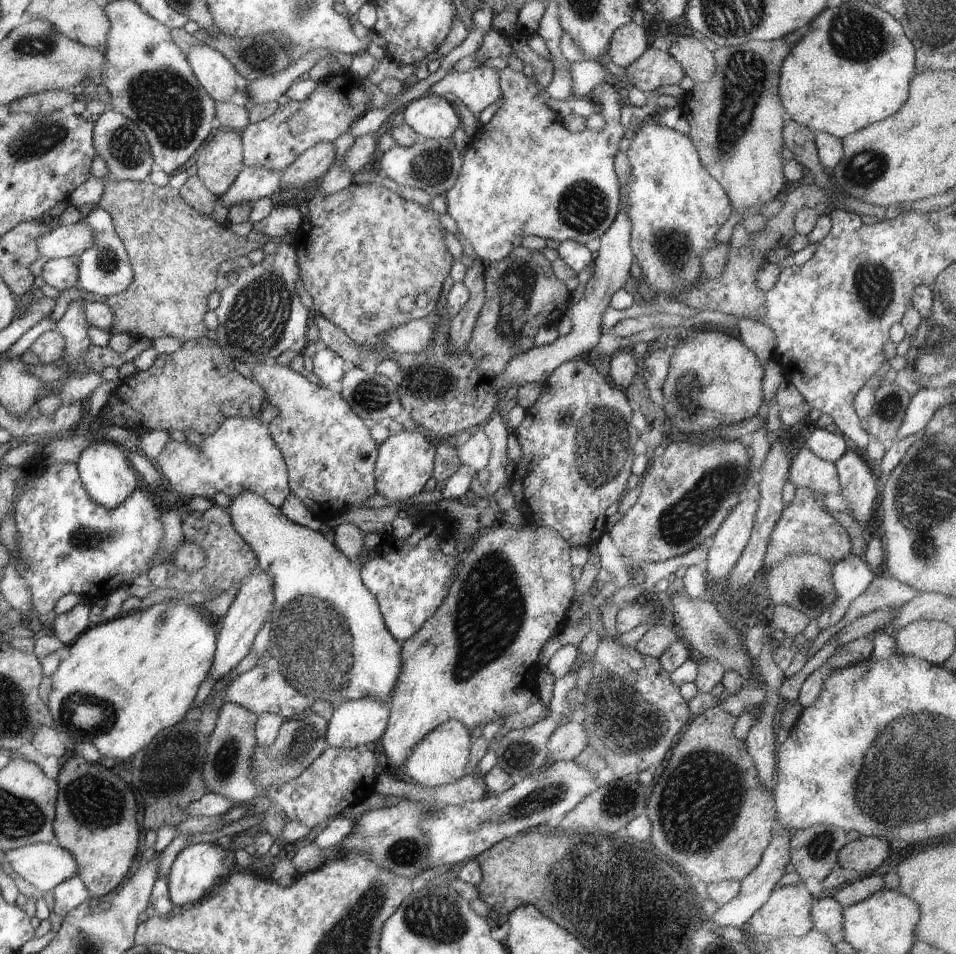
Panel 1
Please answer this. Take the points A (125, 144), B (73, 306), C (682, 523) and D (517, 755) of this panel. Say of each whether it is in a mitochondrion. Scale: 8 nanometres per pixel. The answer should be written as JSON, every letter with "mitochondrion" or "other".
{"A":"mitochondrion","B":"other","C":"mitochondrion","D":"mitochondrion"}

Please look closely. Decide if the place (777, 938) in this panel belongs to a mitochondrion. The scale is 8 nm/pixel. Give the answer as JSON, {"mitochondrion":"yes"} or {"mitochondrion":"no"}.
{"mitochondrion":"no"}

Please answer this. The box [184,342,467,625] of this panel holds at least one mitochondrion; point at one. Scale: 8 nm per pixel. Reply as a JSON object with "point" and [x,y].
{"point":[422,382]}

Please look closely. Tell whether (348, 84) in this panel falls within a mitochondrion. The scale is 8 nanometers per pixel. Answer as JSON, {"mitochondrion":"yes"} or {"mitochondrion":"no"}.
{"mitochondrion":"no"}

